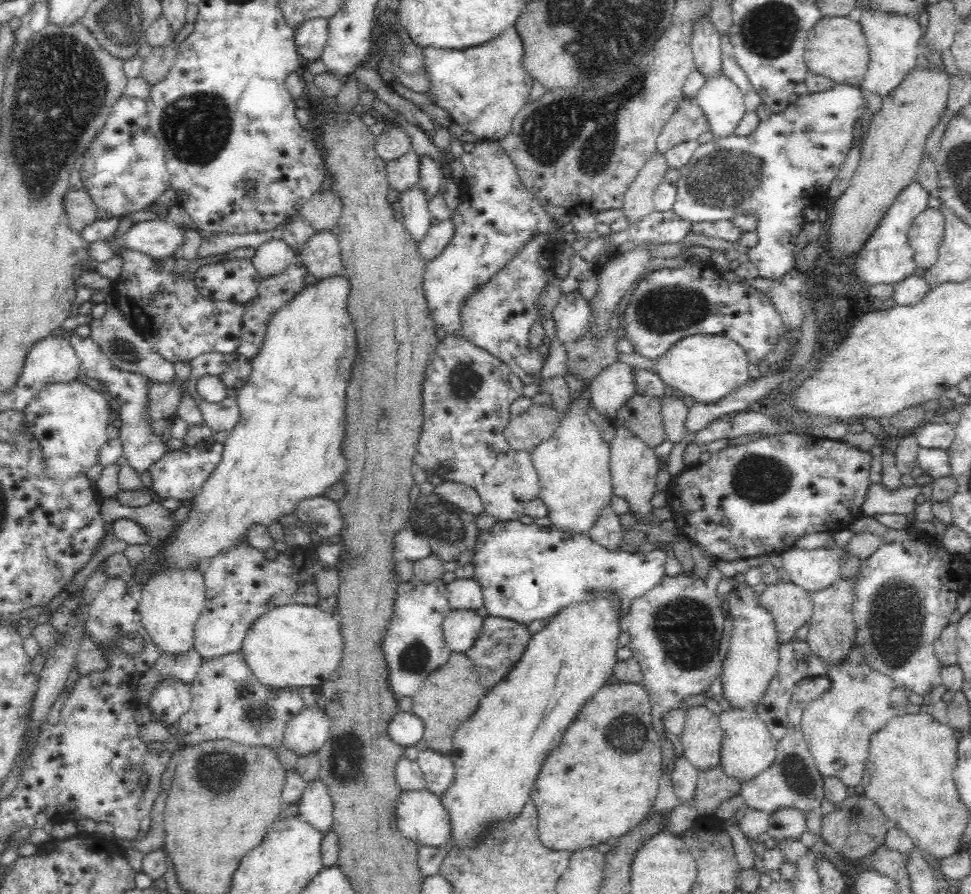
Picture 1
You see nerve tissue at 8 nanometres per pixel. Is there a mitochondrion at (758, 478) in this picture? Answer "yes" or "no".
yes

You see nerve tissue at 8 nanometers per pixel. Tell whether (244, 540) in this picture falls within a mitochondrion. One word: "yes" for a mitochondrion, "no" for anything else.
no

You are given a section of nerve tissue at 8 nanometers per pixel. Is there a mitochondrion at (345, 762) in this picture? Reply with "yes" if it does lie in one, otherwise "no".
yes

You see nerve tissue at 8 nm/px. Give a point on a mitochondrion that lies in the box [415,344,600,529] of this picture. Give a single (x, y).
(463, 382)

